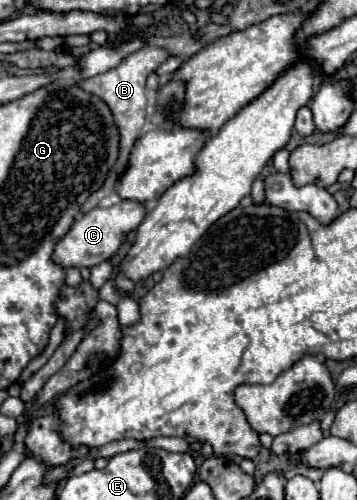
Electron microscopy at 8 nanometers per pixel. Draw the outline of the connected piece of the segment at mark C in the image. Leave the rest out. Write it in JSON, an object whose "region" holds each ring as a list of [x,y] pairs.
{"region":[[[121,201],[107,209],[95,207],[89,213],[75,219],[71,229],[55,243],[53,261],[61,267],[95,267],[105,259],[111,259],[123,245],[123,235],[131,229],[137,229],[145,217],[145,207],[137,201]]]}

